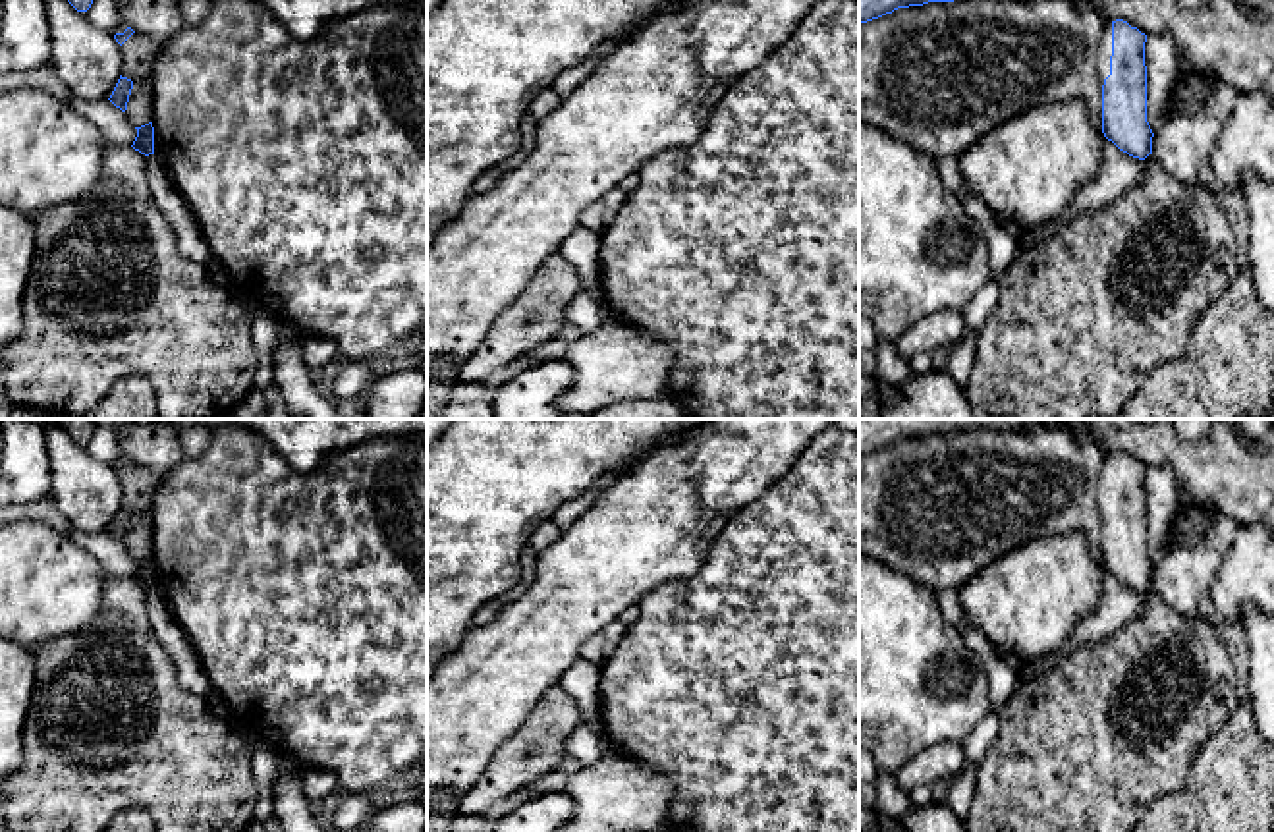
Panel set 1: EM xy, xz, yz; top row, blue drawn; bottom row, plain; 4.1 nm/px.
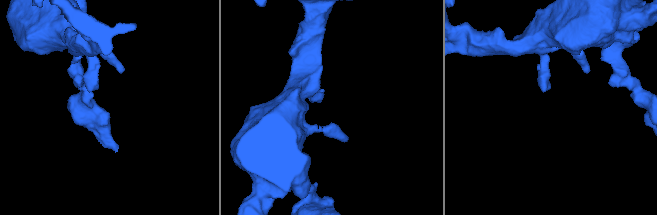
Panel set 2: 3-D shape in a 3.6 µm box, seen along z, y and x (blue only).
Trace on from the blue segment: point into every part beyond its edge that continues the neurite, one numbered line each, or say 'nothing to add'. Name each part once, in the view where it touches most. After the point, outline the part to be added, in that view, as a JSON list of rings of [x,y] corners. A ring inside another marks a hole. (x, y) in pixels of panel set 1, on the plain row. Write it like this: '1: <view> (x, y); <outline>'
1: yz (1103, 493); [[[1112,454],[1104,458],[1104,465],[1102,465],[1100,481],[1096,488],[1096,500],[1098,500],[1102,517],[1104,517],[1104,512],[1110,508],[1110,488],[1112,488]]]

